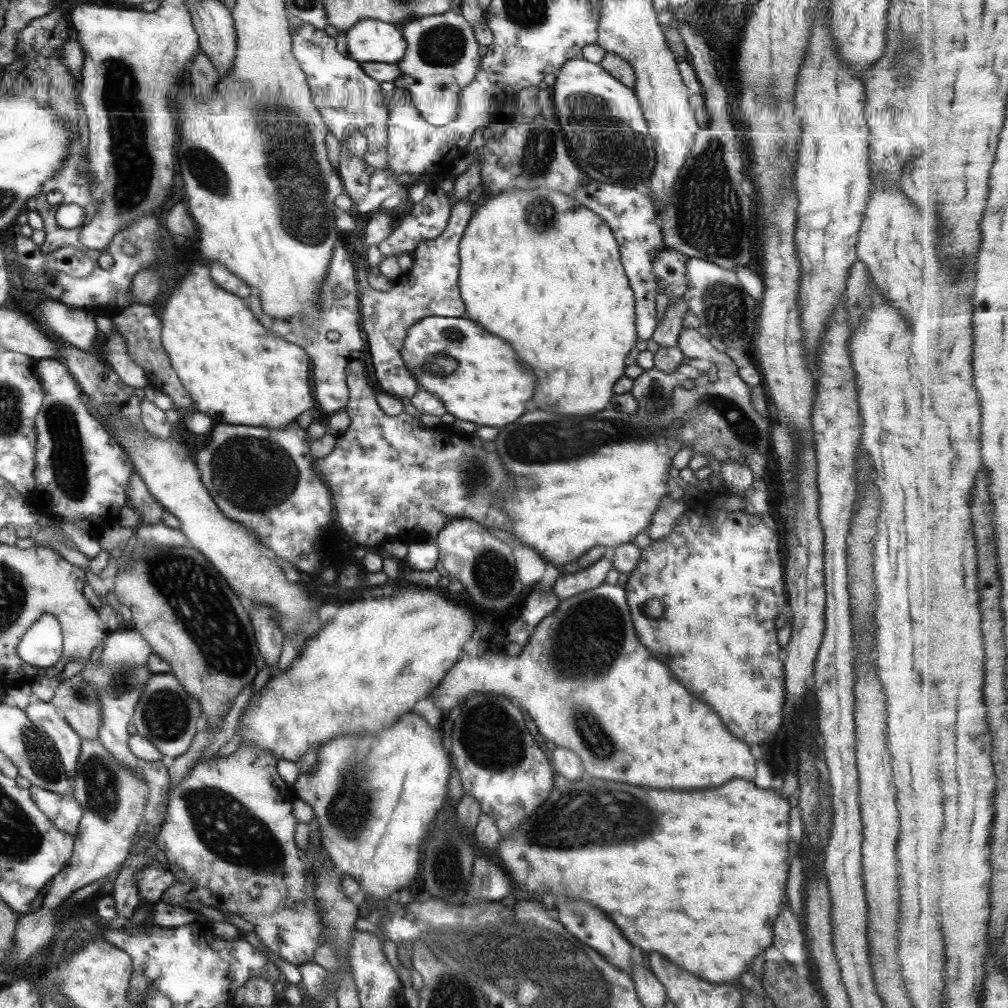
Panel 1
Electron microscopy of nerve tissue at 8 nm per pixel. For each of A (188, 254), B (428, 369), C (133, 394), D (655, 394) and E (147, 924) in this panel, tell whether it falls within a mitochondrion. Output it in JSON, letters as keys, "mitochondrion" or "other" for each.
{"A":"other","B":"mitochondrion","C":"other","D":"mitochondrion","E":"other"}

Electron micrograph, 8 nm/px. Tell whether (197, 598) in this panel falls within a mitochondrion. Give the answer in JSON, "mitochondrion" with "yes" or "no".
{"mitochondrion":"yes"}

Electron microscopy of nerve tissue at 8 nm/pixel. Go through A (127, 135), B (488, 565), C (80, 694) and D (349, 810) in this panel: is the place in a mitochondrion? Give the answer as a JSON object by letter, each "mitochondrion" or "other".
{"A":"mitochondrion","B":"mitochondrion","C":"mitochondrion","D":"mitochondrion"}

